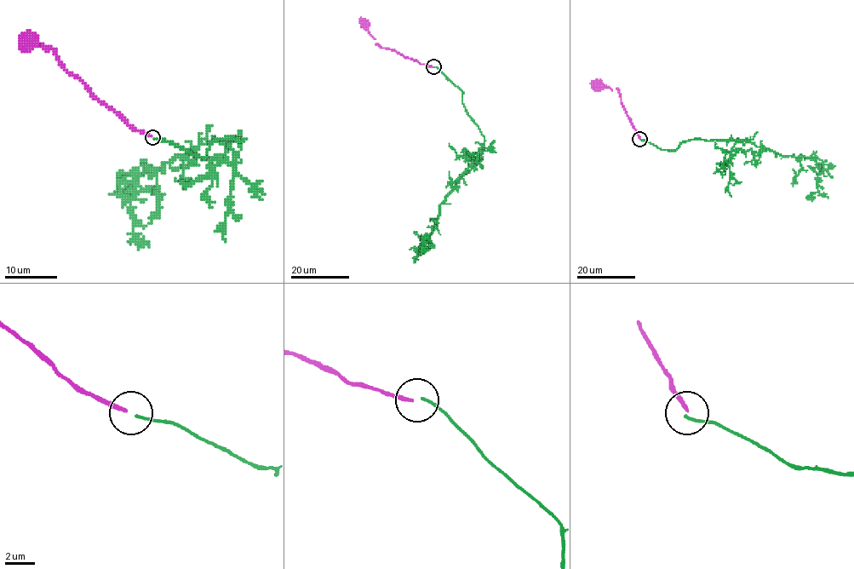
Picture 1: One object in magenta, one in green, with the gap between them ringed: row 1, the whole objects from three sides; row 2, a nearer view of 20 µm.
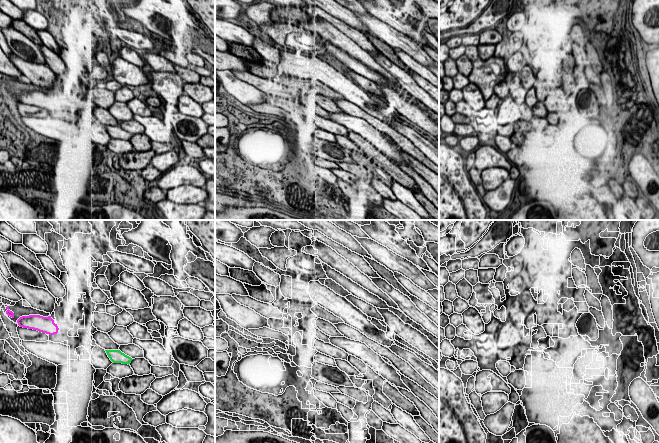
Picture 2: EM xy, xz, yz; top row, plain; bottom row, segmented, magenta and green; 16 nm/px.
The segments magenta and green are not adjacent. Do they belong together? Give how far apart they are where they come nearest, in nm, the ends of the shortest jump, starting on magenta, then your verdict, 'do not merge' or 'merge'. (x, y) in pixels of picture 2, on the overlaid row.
800 nm apart; from magenta across xy (57, 332), (105, 350); do not merge

